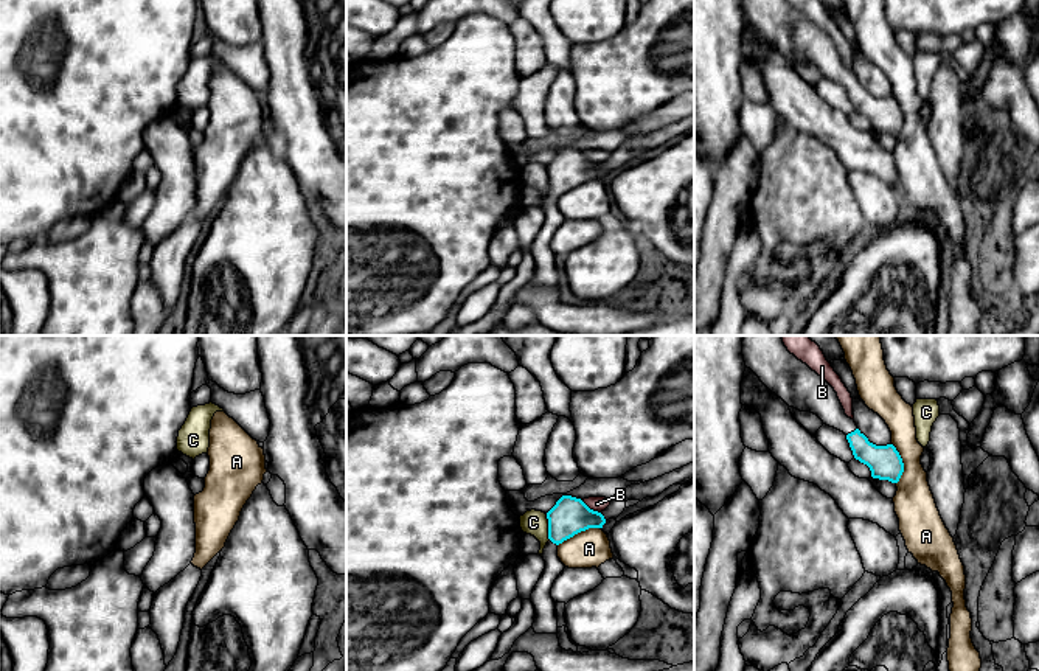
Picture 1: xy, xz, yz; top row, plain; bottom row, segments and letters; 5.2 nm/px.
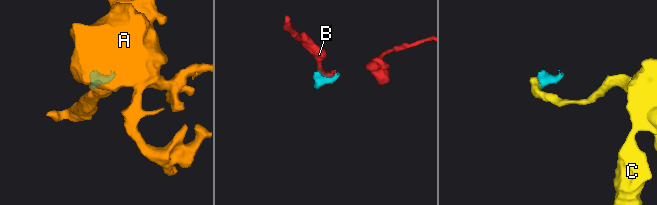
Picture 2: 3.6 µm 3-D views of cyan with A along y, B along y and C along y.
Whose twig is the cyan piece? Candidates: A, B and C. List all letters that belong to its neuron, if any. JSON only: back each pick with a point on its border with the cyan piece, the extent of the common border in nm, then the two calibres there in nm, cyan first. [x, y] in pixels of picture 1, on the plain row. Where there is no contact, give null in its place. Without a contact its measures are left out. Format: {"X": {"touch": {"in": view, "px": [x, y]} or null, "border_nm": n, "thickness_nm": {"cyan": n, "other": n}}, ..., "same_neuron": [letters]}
{"same_neuron": []}

